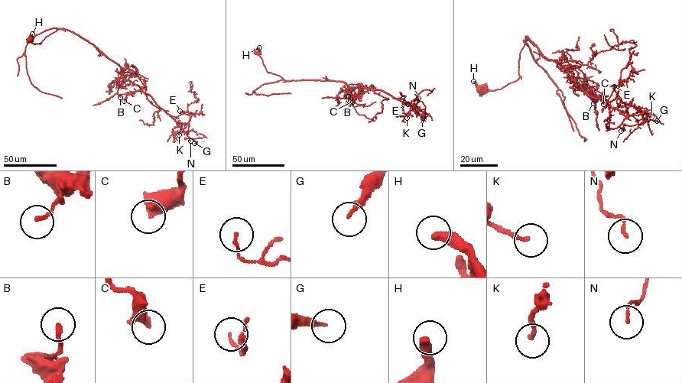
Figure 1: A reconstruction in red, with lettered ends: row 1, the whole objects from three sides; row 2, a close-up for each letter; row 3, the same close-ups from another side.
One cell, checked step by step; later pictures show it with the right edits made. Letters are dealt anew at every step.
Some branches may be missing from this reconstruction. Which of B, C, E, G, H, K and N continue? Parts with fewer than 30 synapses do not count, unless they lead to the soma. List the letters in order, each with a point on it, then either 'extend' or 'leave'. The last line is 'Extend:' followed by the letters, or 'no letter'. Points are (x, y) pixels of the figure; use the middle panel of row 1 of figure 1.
B: place (348, 96); leave
C: place (352, 102); leave
E: place (407, 104); leave
G: place (423, 118); leave
H: place (259, 47); leave
K: place (407, 118); leave
N: place (418, 98); leave
Extend: no letter

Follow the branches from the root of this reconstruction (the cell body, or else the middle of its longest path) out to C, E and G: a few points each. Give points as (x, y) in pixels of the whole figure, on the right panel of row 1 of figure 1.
C: (482, 90), (500, 89), (517, 80), (527, 35), (544, 57), (556, 62), (569, 78), (589, 89), (603, 104)
E: (482, 90), (517, 80), (527, 35), (591, 95), (611, 101), (618, 91), (614, 86)
G: (482, 90), (517, 80), (527, 35), (576, 86), (627, 117), (621, 124), (657, 121)

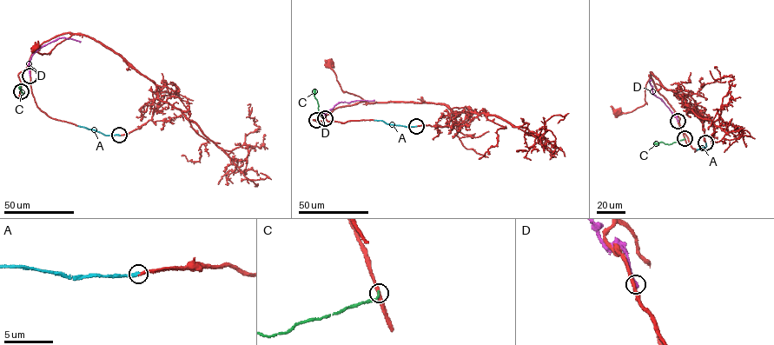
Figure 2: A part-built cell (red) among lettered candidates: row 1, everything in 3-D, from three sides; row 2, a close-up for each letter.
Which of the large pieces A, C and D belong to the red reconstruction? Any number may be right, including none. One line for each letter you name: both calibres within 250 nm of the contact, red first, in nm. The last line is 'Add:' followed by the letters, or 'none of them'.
A: 220 nm thick on the red side, 340 nm on the other
Add: A

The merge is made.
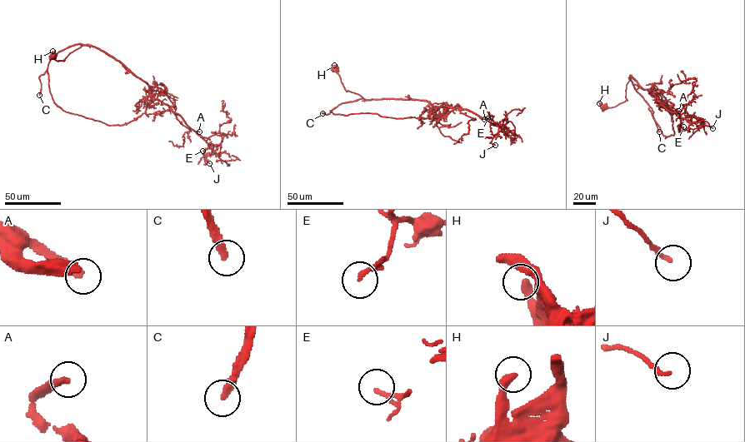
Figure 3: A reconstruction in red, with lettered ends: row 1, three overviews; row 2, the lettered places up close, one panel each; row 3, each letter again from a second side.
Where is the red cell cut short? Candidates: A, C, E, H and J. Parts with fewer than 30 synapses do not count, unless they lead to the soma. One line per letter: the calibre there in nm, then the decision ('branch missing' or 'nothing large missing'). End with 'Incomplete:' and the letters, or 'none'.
A: 280 nm thick; branch missing
C: 260 nm thick; branch missing
E: 160 nm thick; nothing large missing
H: 360 nm thick; nothing large missing
J: 180 nm thick; nothing large missing
Incomplete: A, C

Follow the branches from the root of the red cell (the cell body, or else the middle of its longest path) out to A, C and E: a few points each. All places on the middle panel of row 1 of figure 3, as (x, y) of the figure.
A: (333, 67), (346, 90), (358, 94), (366, 100), (424, 100), (434, 108), (466, 109), (484, 119)
C: (333, 67), (346, 90), (358, 94), (363, 98), (342, 103), (328, 114), (322, 113)
E: (333, 67), (346, 90), (366, 100), (423, 100), (434, 108), (466, 109), (482, 118), (493, 116), (487, 118)

